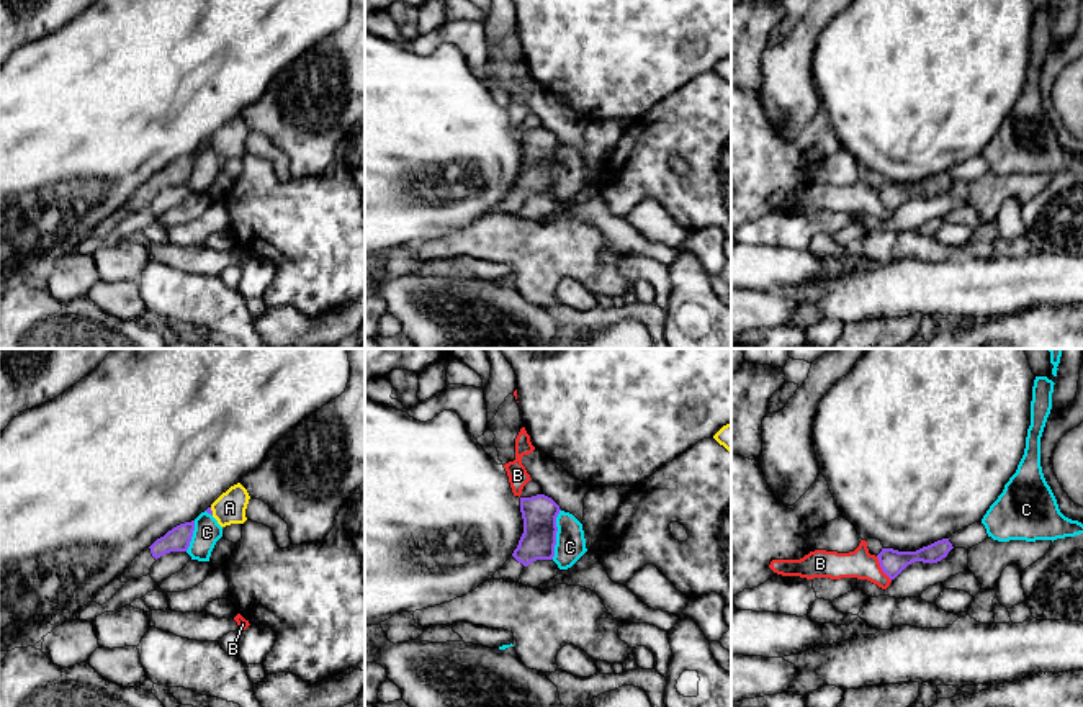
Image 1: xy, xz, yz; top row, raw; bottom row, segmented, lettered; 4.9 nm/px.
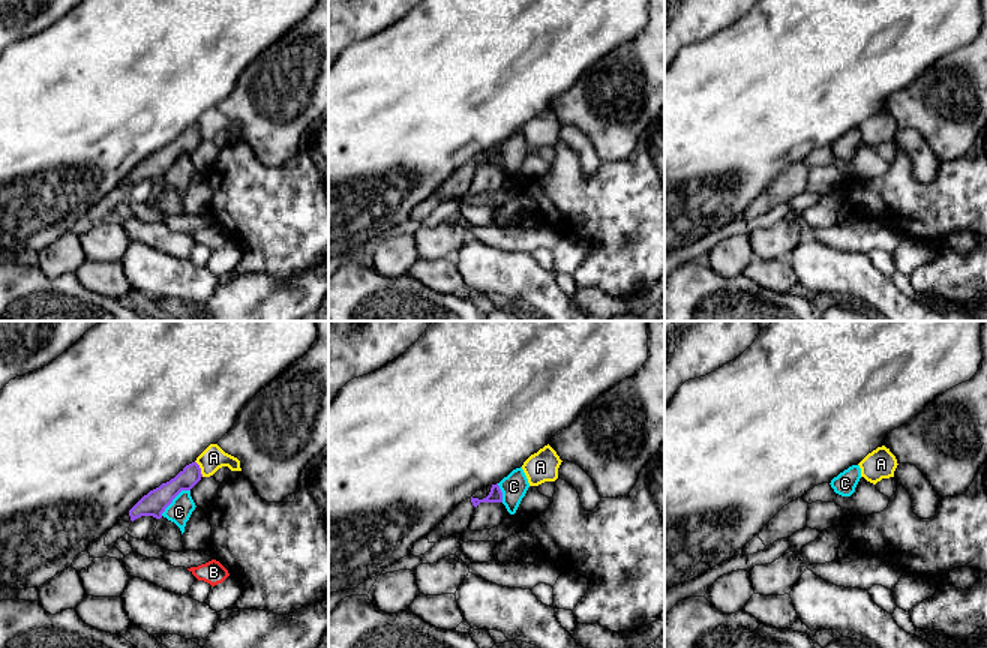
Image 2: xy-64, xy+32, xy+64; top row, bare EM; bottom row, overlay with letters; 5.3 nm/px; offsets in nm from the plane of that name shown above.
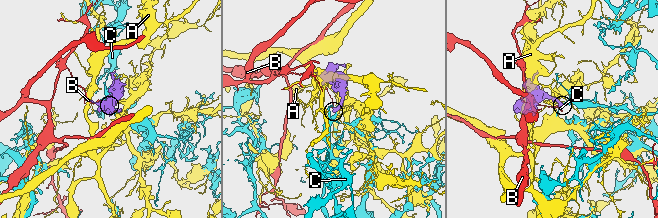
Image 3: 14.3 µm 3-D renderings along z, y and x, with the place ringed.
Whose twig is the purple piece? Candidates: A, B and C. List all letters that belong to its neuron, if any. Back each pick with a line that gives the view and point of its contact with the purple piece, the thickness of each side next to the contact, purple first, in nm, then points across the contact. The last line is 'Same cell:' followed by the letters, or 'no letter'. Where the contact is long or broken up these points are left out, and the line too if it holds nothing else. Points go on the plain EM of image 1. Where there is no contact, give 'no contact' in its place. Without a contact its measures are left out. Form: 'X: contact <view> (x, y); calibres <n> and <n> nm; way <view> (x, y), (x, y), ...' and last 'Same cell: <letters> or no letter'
Same cell: no letter

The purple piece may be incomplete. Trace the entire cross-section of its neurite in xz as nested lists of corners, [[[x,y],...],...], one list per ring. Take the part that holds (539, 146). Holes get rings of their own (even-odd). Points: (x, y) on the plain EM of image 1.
[[[545,128],[520,131],[524,167],[512,190],[494,206],[494,213],[519,216],[525,200],[537,193],[553,193],[559,139]]]

